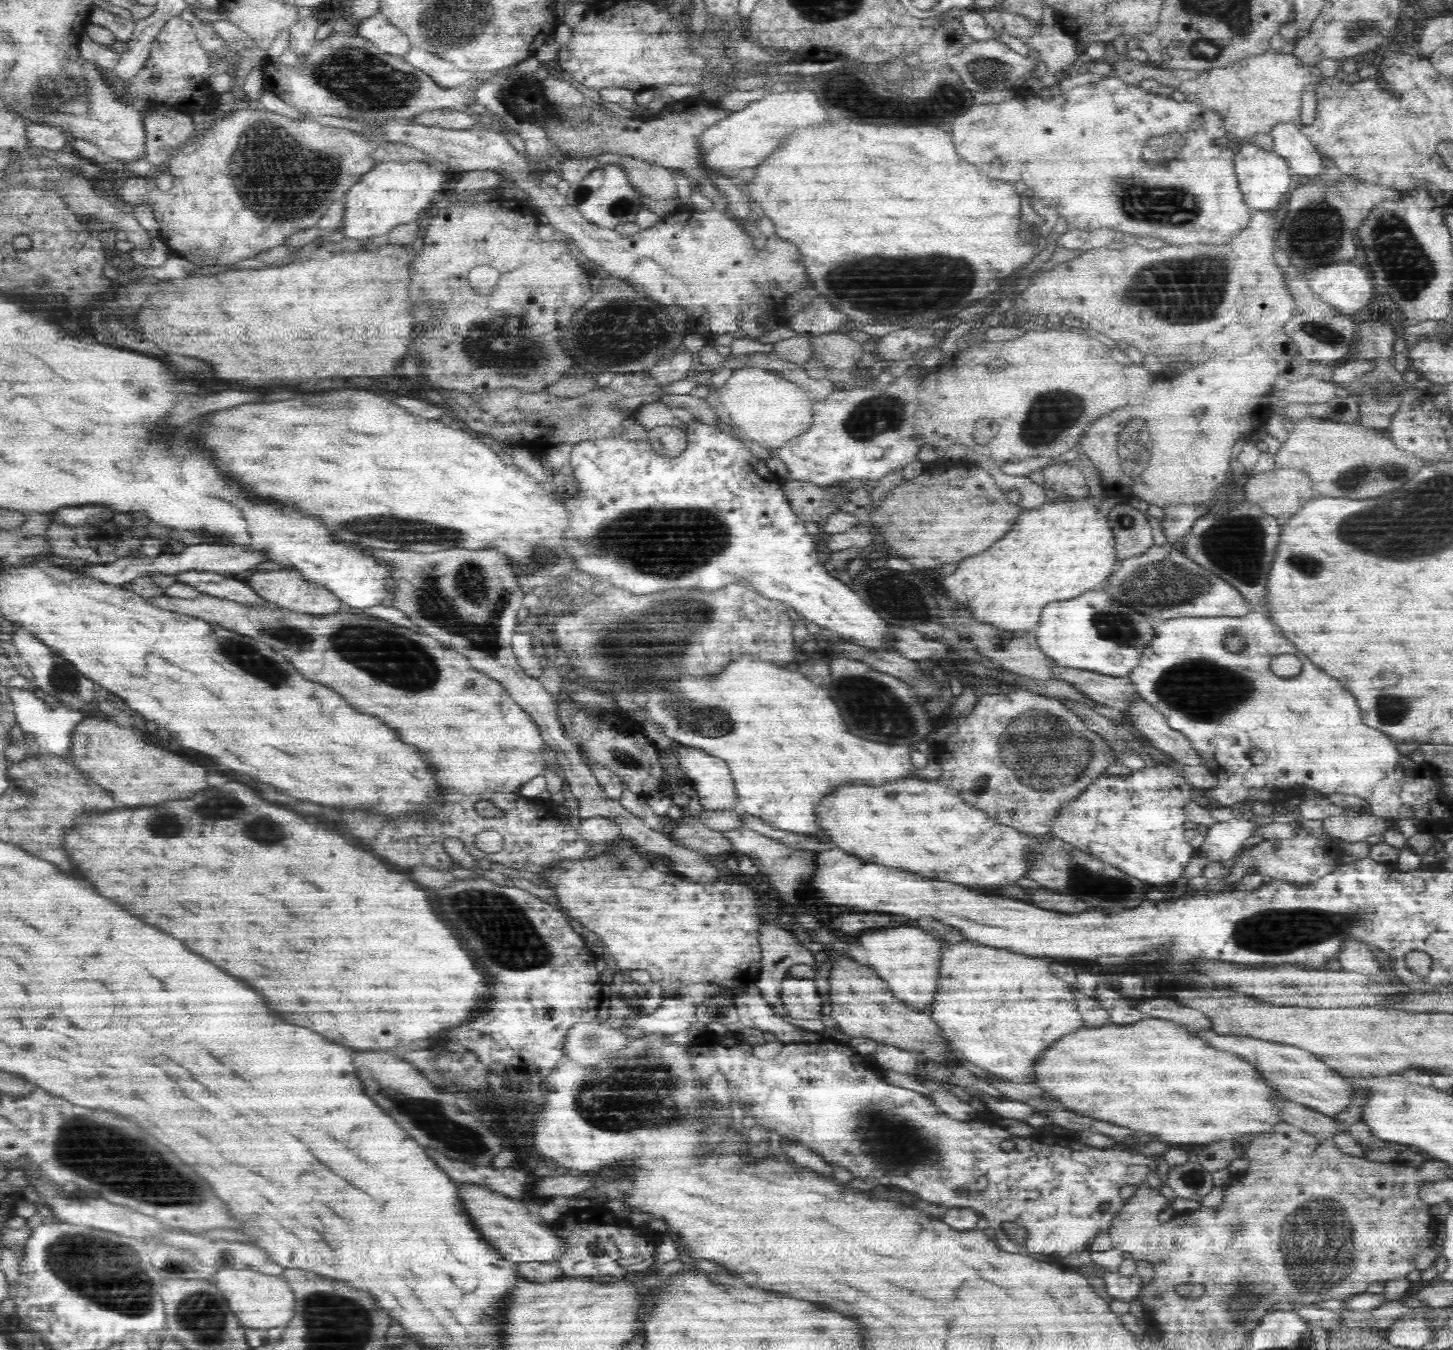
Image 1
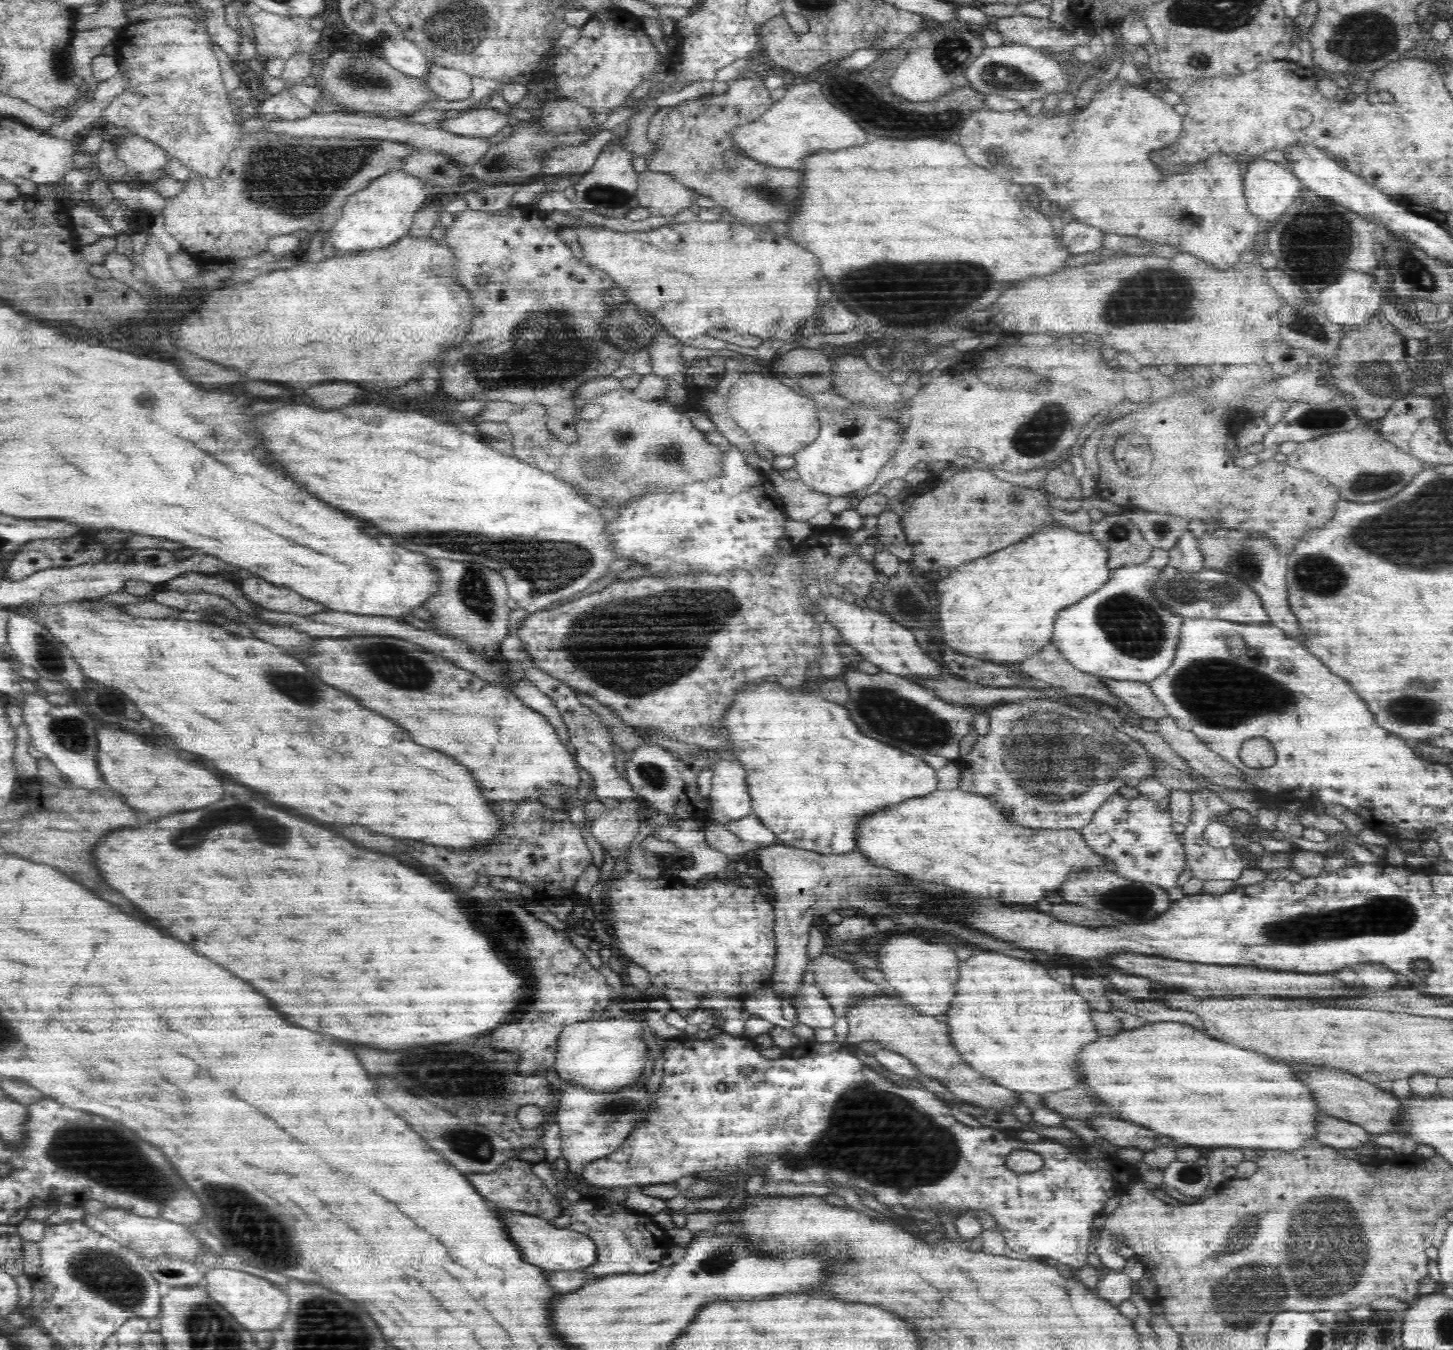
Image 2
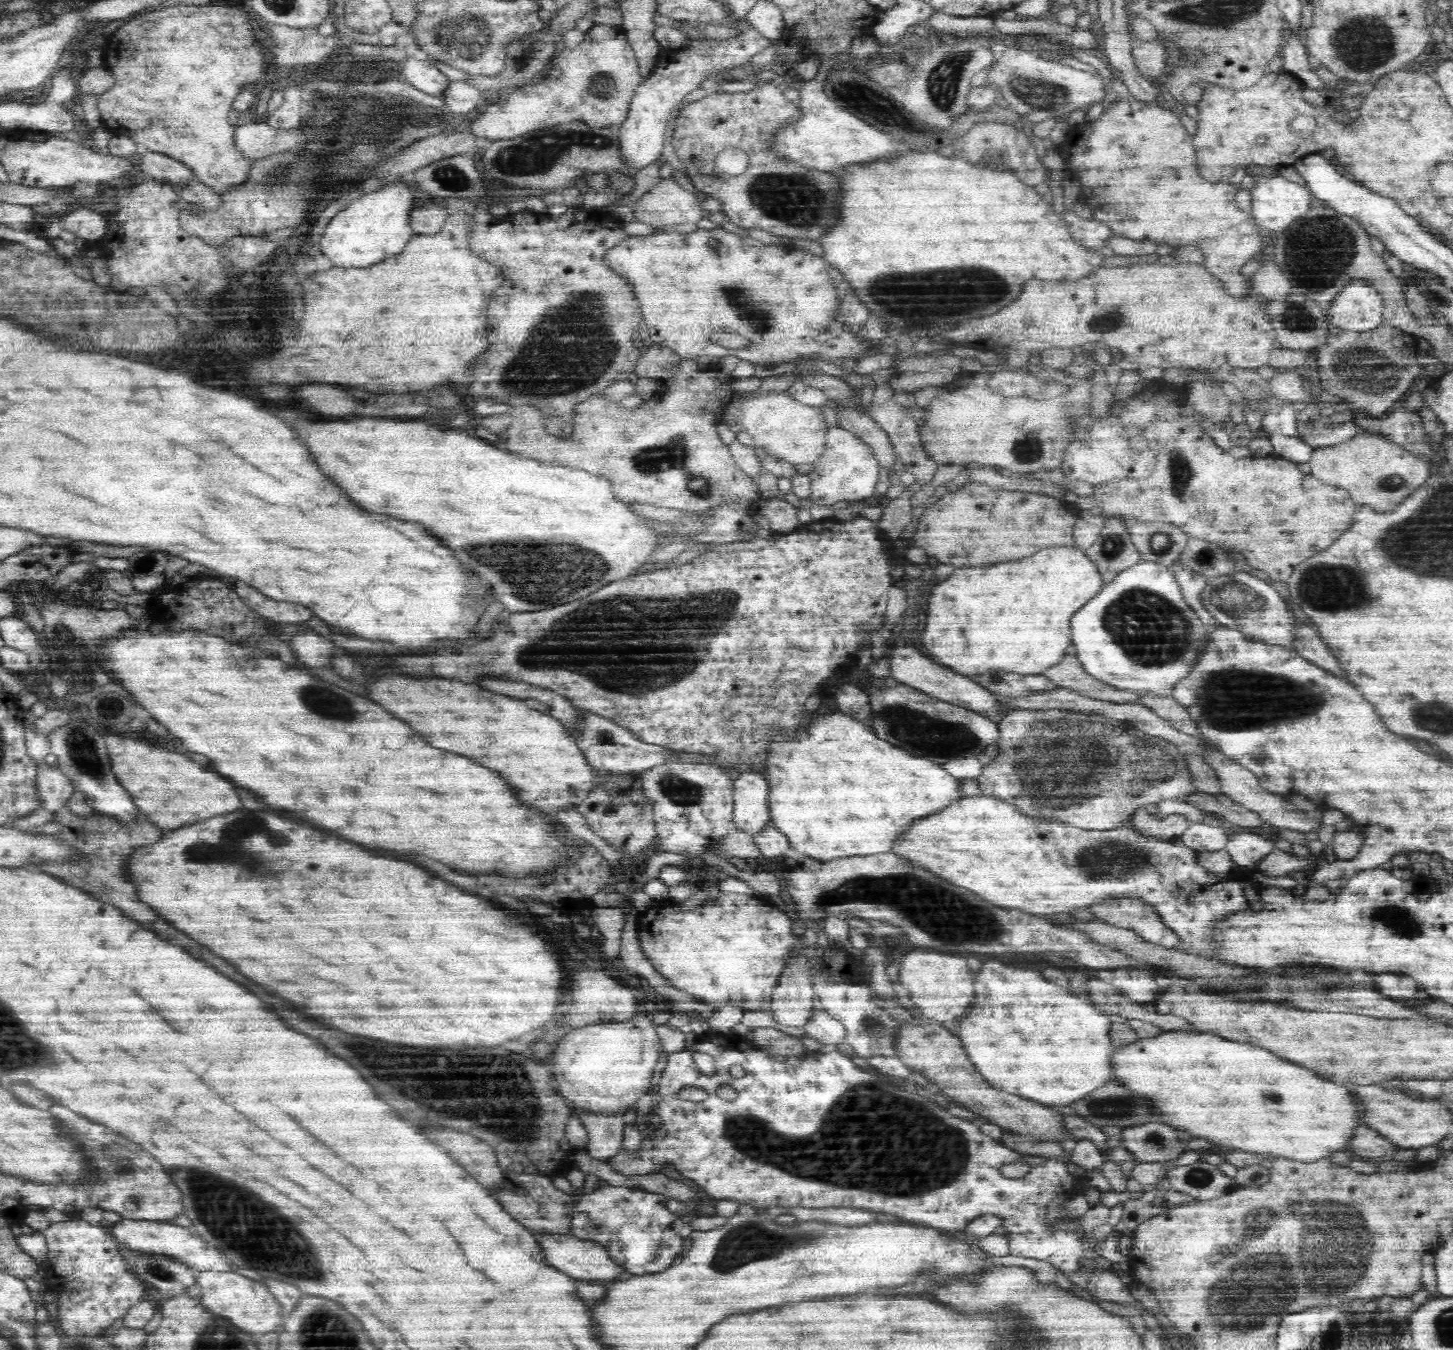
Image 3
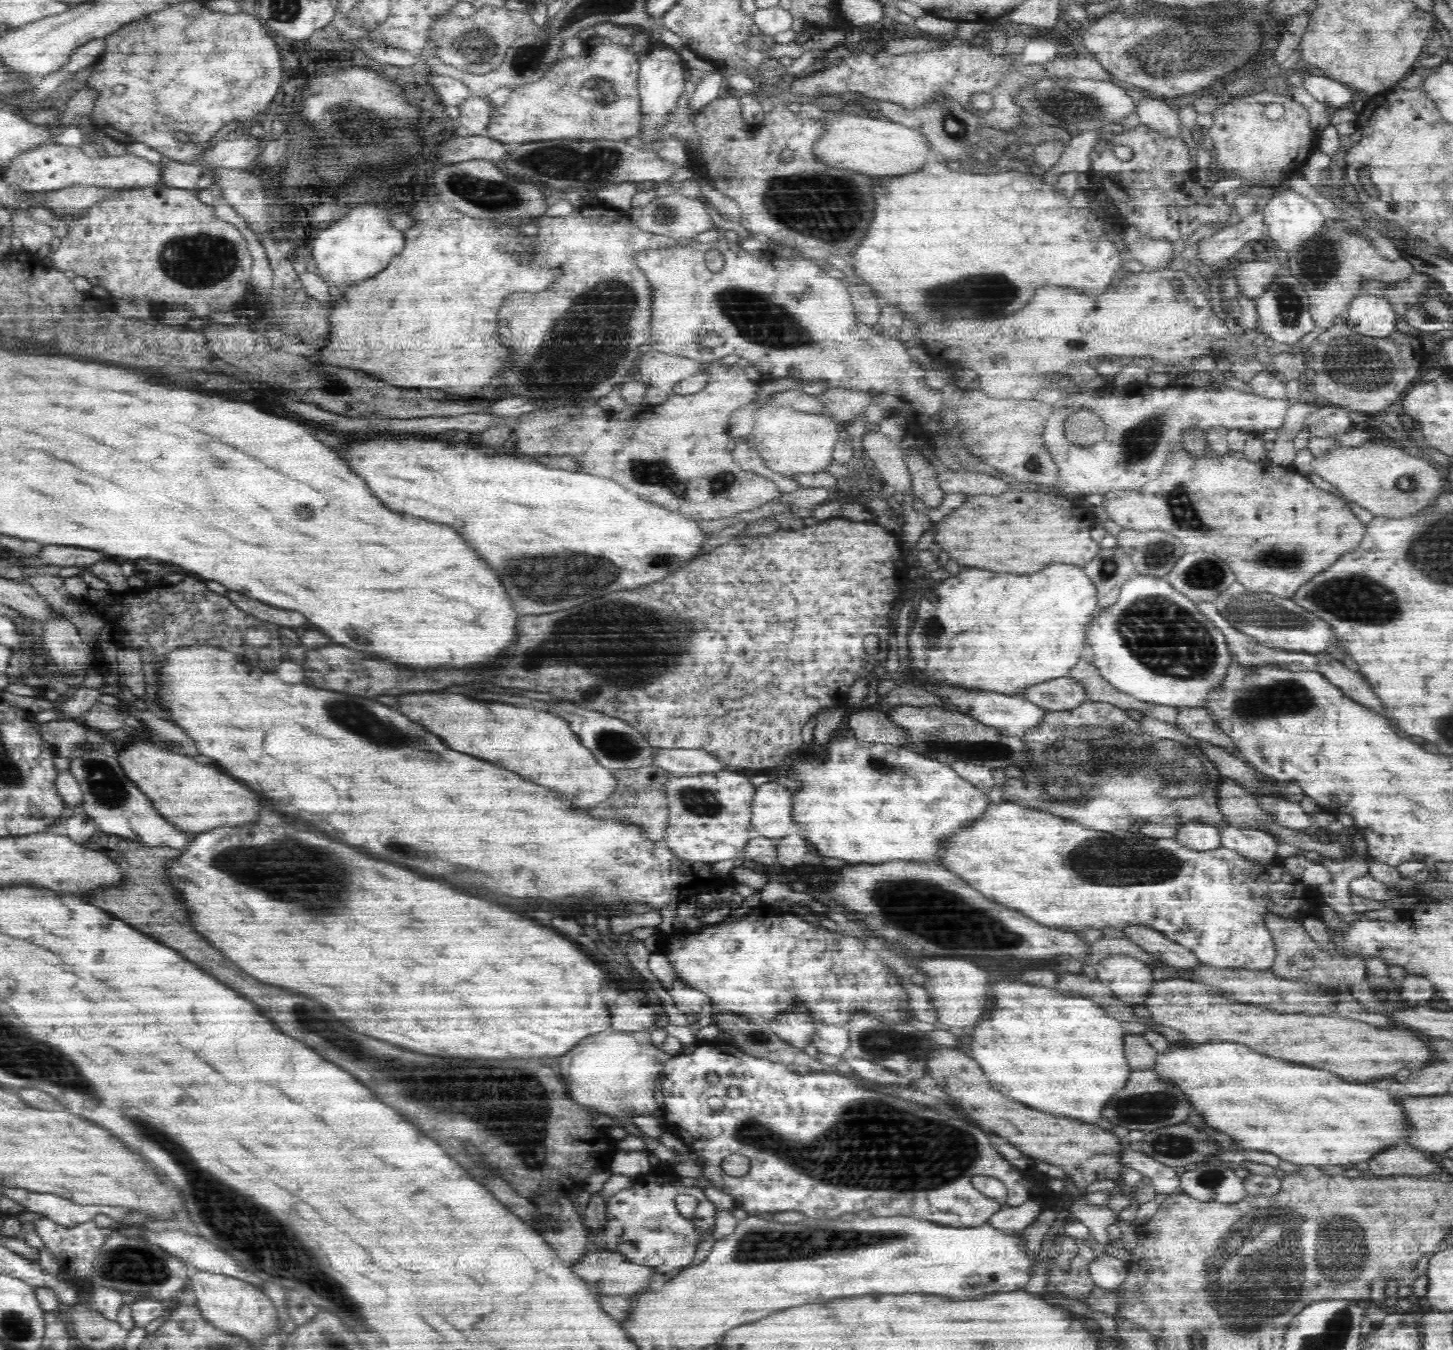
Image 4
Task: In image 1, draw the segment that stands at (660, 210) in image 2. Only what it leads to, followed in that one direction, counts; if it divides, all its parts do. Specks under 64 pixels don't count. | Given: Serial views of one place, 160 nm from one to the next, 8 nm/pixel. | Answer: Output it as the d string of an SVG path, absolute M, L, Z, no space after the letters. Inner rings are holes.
M622 154L618 160L616 167L622 169L622 173L626 175L626 179L631 185L635 185L639 188L640 192L652 199L667 200L672 199L674 196L674 188L676 183L674 182L672 170L663 166L660 166L654 162L638 158L636 156L628 156Z

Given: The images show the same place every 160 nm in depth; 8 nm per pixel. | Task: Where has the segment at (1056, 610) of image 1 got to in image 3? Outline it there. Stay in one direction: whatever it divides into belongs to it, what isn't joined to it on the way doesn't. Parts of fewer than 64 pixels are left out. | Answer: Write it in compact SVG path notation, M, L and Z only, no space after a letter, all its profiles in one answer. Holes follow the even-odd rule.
M1144 560L1117 573L1117 576L1114 576L1112 581L1104 584L1104 588L1092 600L1088 600L1088 604L1084 604L1080 610L1076 610L1072 614L1070 628L1068 628L1068 640L1073 654L1080 661L1082 668L1088 674L1103 680L1106 684L1134 692L1153 692L1154 694L1168 695L1172 686L1178 680L1181 680L1180 676L1184 676L1188 672L1188 666L1192 664L1193 658L1196 657L1196 648L1201 644L1201 634L1204 633L1205 626L1191 610L1190 605L1183 599L1179 585L1174 577L1174 571L1168 566L1160 564L1160 562Z

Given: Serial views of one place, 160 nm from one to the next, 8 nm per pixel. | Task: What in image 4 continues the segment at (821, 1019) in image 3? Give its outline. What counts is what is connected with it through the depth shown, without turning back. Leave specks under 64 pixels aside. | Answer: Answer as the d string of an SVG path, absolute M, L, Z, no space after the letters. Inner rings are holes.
M816 1021L816 1029L811 1039L819 1052L841 1057L848 1053L850 1038L843 1025Z

